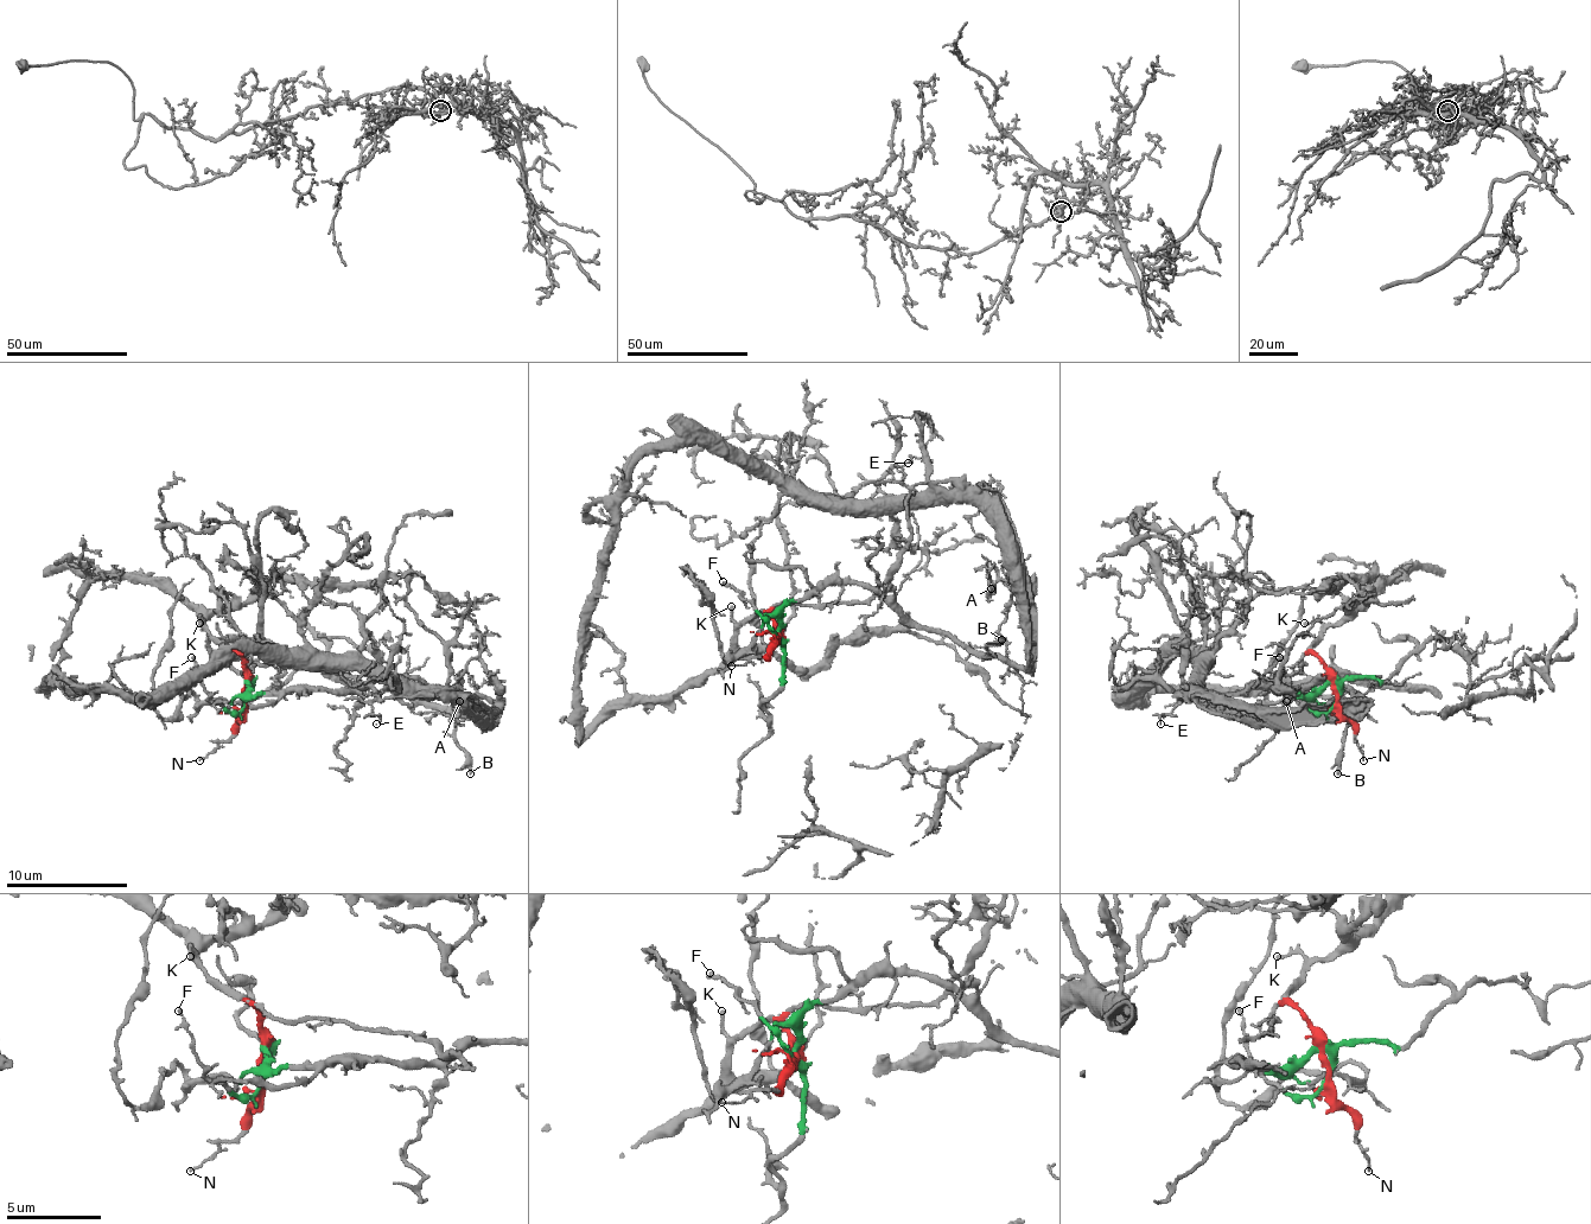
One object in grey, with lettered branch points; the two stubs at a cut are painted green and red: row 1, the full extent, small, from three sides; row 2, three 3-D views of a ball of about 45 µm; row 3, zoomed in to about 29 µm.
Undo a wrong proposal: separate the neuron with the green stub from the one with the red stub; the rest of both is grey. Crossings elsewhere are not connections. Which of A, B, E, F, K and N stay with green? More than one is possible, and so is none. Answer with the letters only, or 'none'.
A, B, F

